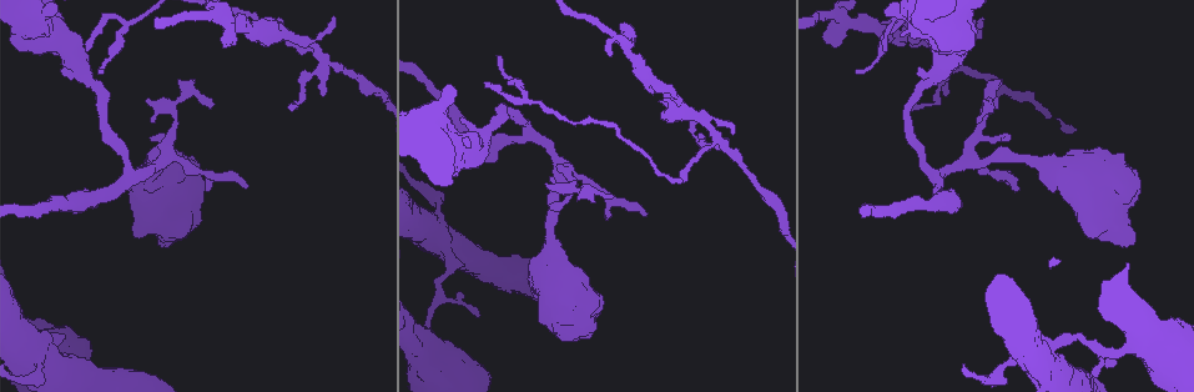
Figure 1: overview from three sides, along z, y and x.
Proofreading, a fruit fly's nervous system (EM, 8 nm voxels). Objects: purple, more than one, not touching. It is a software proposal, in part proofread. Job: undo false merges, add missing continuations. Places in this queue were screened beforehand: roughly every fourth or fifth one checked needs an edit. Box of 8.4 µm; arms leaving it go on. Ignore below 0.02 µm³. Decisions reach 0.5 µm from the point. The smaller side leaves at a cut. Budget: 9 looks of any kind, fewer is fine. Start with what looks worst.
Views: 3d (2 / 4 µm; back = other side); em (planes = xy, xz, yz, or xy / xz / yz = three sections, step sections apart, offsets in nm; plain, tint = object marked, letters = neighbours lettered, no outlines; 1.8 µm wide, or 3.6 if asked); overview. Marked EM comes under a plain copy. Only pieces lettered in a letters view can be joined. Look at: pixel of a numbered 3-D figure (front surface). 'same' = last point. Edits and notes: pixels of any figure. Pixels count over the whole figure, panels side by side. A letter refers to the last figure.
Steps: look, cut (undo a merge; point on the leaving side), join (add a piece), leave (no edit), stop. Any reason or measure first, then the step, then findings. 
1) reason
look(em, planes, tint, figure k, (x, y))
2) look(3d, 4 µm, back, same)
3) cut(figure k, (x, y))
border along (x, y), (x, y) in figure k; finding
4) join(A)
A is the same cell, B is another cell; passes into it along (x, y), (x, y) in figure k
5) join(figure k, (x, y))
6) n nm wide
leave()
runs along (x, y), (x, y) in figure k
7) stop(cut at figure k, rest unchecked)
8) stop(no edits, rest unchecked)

four or more arms meet
look(em, planes, letters, figure 1, (159, 162))

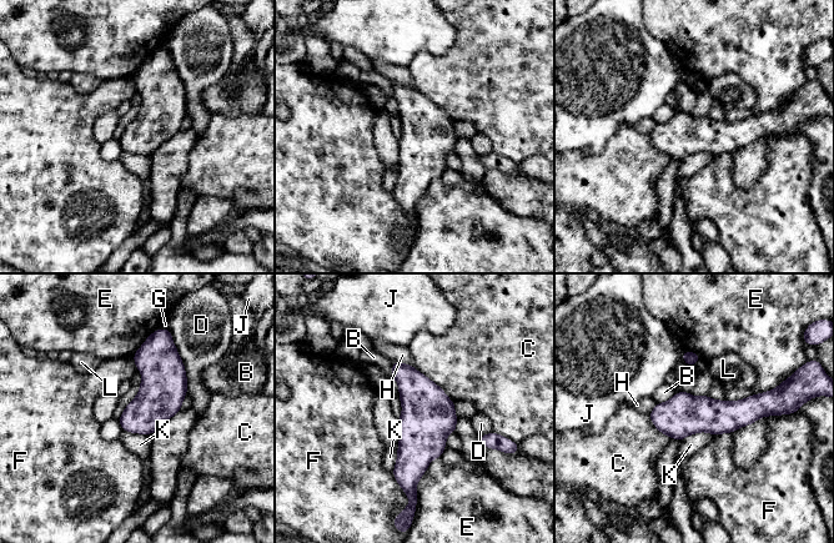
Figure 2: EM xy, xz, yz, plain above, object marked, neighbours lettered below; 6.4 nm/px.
D touches over 400 nm
leave()
B, C, D, E, F, G, H, J, K and L are other cells; border along (713, 435), (694, 432), (681, 440) in figure 2; all the same cell

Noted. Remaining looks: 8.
a fork
look(3d, 4 µm, figure 1, (317, 53))

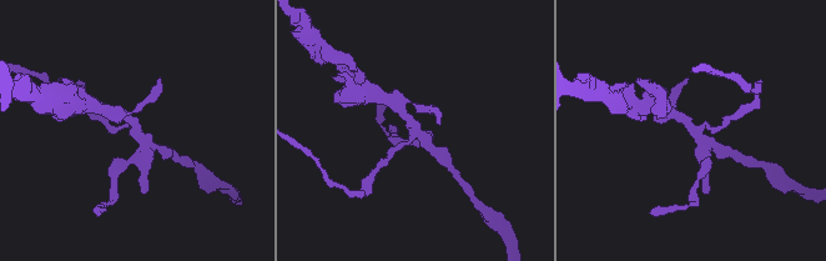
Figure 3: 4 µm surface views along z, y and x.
now the EM
look(em, planes, letters, figure 3, (414, 135))

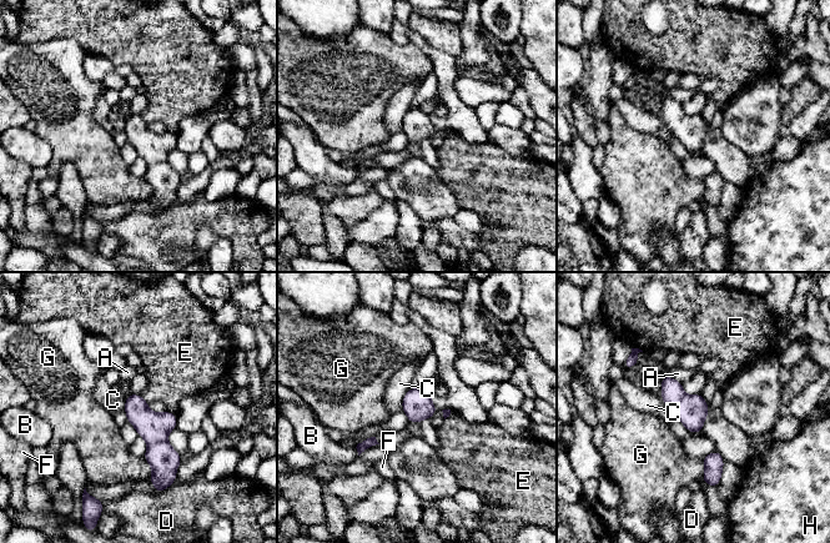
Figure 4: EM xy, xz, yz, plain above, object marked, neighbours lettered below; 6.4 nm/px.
leave()
A, B, C, D, E, F, G and H are other cells; one cell here

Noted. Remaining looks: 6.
thick turns thin
look(em, 3.6 µm, yz, step 8, tint, figure 1, (1093, 199))

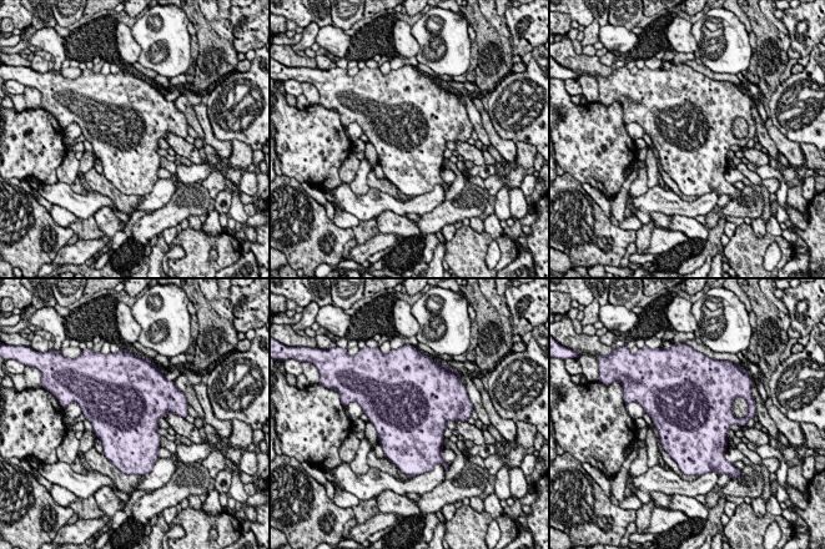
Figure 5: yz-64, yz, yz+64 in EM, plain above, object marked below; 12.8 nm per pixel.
another direction
look(em, 3.6 µm, planes, letters, same)

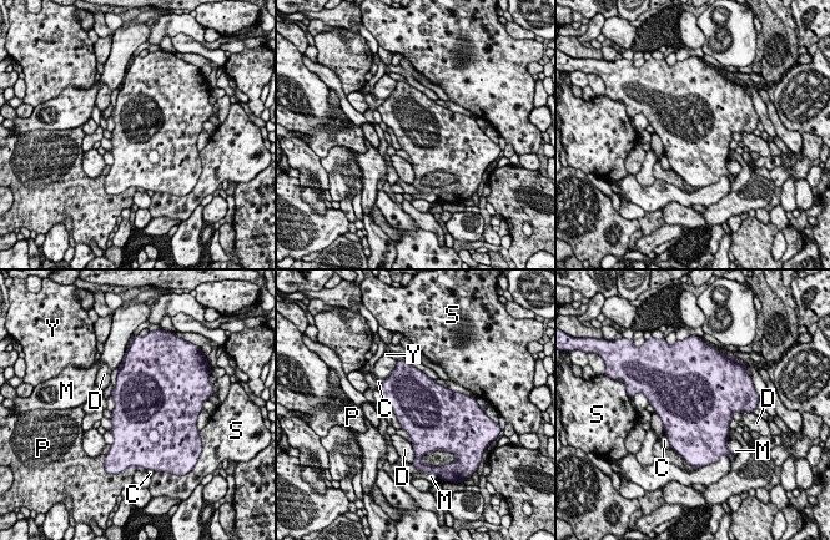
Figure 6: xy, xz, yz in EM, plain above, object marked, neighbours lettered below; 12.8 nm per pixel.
leave()
C, D, M, P, S and Y are other cells; border along (109, 419), (110, 430) in figure 6; one cell here

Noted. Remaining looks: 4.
thin end
look(em, 3.6 µm, xy, step 16, letters, figure 1, (884, 49))

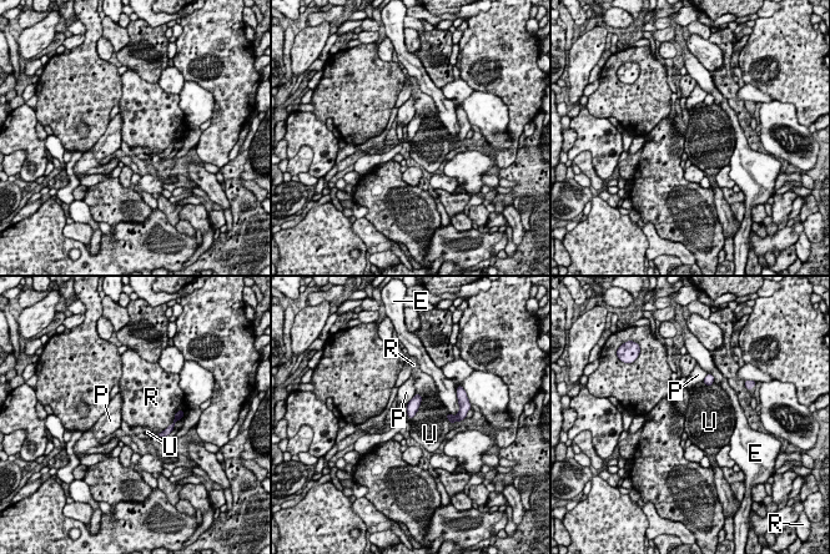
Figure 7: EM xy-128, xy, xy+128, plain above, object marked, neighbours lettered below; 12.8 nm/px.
cut it another way
look(em, 3.6 µm, xz, step 8, letters, same)

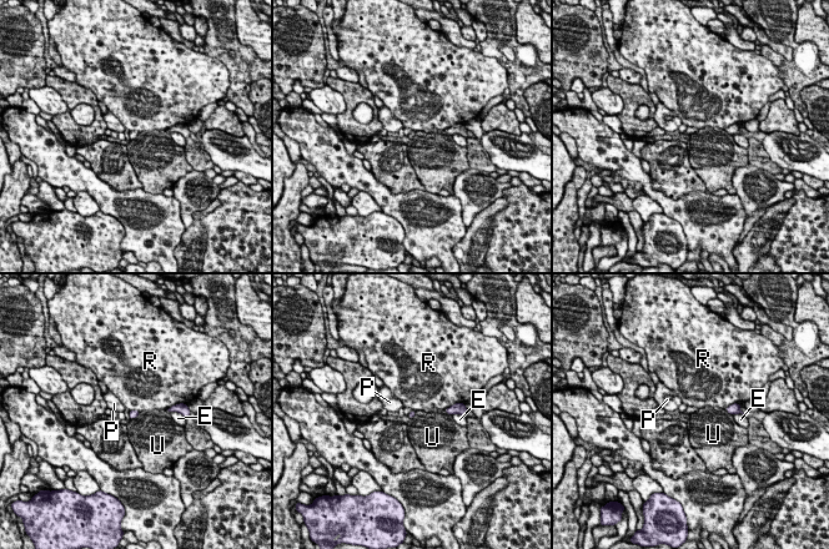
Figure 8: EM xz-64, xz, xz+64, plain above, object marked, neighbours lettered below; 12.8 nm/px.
70 nm wide
leave()
E, P, R and U are other cells; border along (139, 413), (130, 419) in figure 8; none of them fits

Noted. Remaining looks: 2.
stop(no edits, rest unchecked)

